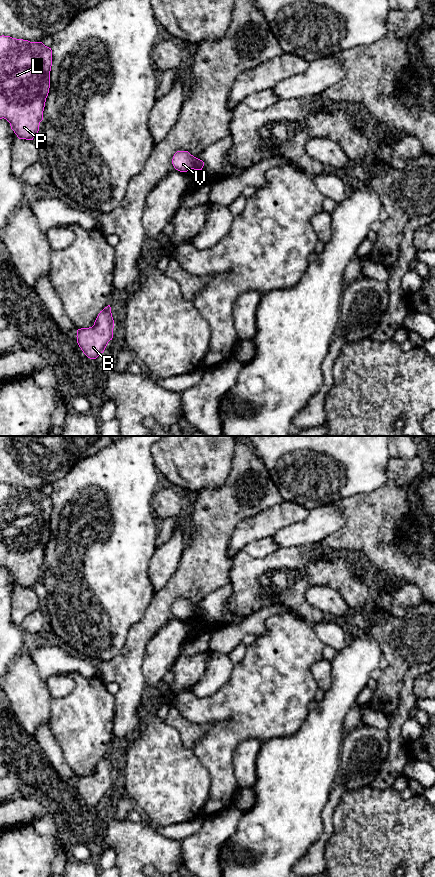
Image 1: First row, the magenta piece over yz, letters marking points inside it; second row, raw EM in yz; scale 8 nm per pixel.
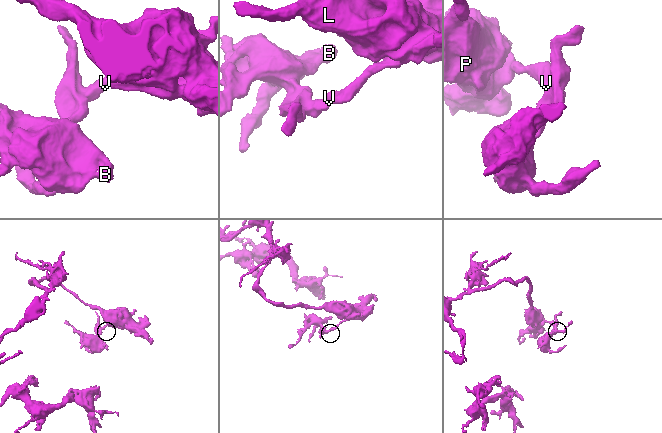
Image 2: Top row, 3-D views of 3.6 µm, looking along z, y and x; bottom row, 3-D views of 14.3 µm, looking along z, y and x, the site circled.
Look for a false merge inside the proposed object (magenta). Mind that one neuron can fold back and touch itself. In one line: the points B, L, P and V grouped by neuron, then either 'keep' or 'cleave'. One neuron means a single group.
B / L P V; cleave

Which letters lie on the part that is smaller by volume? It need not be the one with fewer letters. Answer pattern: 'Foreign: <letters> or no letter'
Foreign: B

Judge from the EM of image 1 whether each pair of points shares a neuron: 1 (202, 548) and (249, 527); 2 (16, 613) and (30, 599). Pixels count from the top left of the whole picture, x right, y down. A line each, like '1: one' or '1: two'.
1: two
2: one

